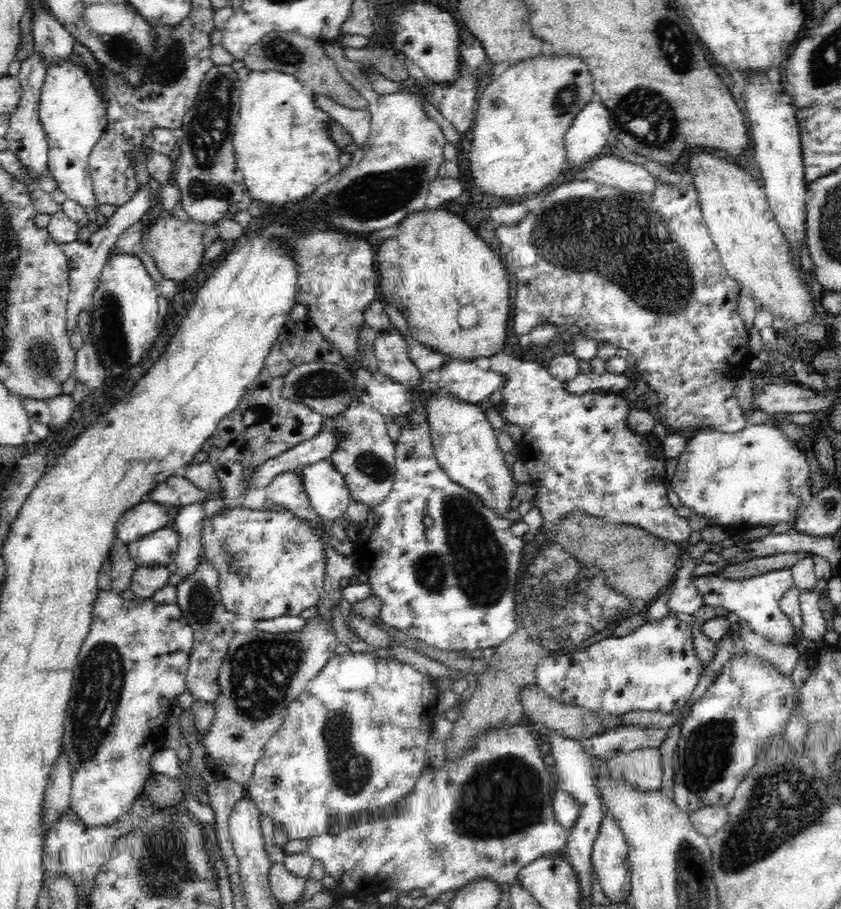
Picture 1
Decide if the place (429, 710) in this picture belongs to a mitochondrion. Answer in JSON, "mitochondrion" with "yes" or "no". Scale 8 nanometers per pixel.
{"mitochondrion":"no"}

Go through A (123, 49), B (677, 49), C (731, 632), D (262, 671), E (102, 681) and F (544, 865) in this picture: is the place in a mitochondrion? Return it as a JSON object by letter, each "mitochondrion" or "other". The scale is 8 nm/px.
{"A":"mitochondrion","B":"mitochondrion","C":"other","D":"mitochondrion","E":"mitochondrion","F":"other"}

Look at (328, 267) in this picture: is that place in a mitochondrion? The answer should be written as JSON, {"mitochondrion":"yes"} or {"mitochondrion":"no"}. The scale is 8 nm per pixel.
{"mitochondrion":"no"}

